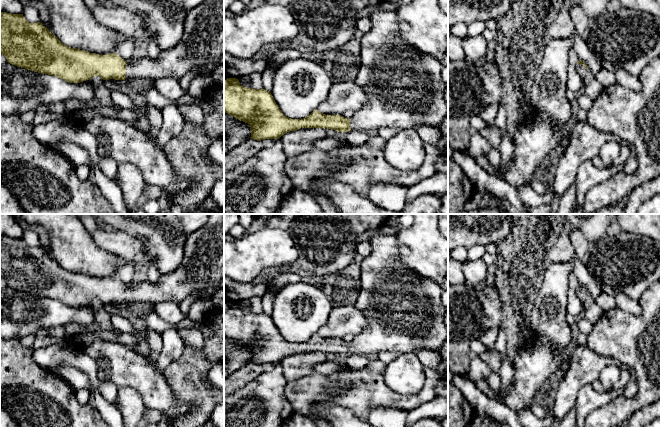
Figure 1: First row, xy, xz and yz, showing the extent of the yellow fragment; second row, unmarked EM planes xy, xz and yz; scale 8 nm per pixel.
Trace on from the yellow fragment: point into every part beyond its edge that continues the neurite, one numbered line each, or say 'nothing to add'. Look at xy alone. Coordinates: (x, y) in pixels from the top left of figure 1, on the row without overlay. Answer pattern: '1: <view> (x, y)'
1: xy (202, 270)

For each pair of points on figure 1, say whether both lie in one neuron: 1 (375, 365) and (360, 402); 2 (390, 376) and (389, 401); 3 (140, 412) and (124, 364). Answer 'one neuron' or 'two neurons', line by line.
1: one neuron
2: two neurons
3: two neurons

